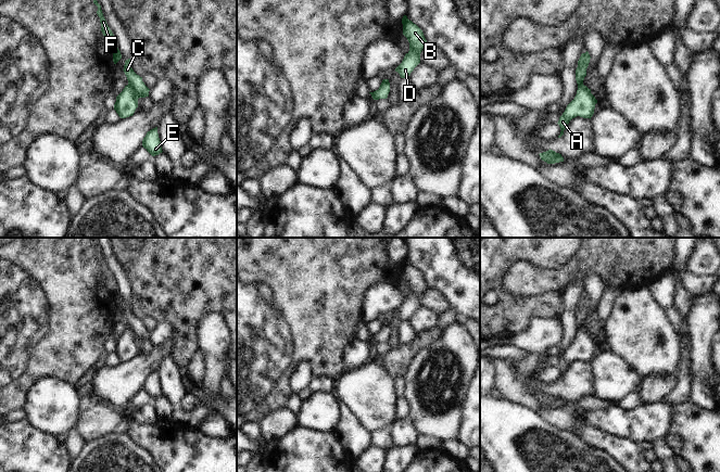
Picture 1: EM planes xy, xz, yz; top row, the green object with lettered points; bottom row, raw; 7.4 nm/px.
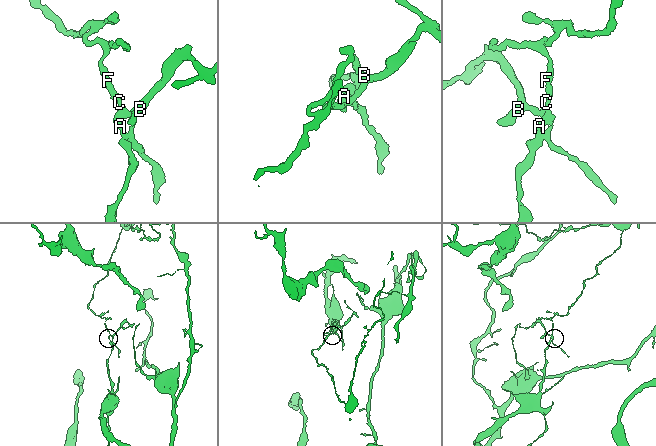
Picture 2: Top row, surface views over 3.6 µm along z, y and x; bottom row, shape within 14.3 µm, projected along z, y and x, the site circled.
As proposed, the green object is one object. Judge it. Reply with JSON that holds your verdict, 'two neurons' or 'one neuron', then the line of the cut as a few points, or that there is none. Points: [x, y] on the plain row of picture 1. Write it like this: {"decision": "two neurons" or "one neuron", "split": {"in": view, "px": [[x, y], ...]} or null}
{"decision": "two neurons", "split": {"in": "xy", "px": [[128, 327], [137, 342]]}}

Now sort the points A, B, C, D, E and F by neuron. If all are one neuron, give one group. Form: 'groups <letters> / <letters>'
groups A E / B C D F

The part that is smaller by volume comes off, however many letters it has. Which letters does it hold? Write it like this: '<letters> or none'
B, C, D, F

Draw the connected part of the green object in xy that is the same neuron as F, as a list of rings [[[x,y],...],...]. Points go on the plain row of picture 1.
[[[97,241],[93,243],[93,246],[98,250],[97,257],[100,260],[100,266],[101,266],[101,275],[104,279],[105,282],[105,288],[113,293],[113,305],[116,307],[121,302],[122,297],[121,294],[117,291],[116,282],[110,272],[110,270],[106,267],[106,264],[103,259],[101,248],[98,246]]]

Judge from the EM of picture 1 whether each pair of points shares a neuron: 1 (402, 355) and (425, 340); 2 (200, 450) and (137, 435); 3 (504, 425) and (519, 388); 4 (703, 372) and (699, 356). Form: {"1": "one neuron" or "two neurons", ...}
{"1": "one neuron", "2": "one neuron", "3": "two neurons", "4": "one neuron"}

